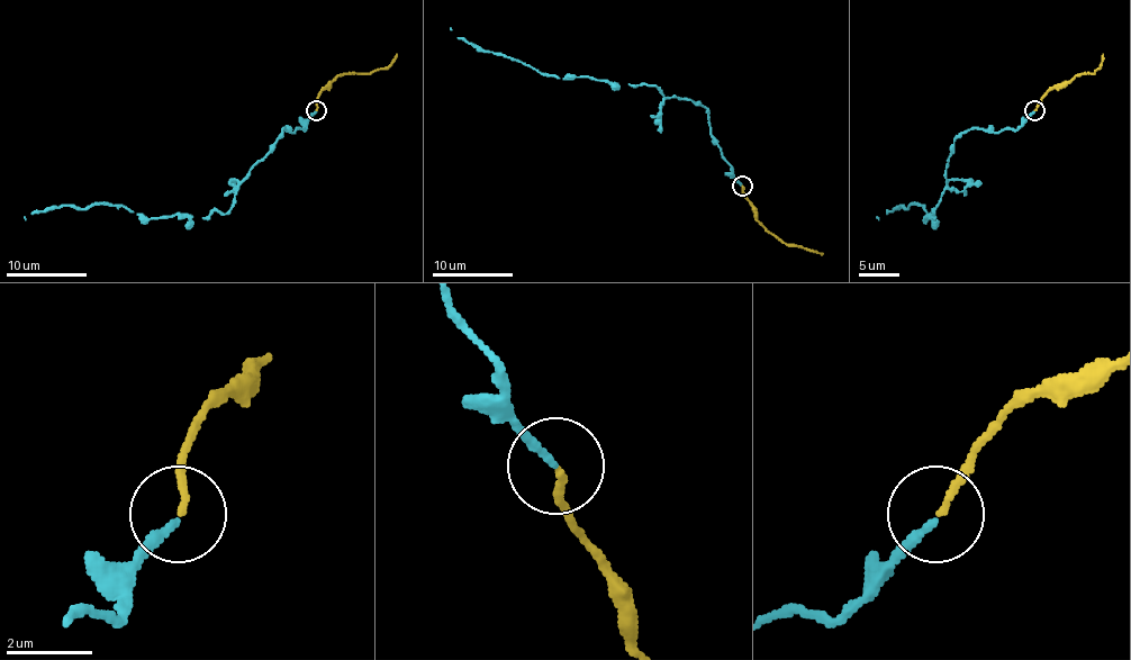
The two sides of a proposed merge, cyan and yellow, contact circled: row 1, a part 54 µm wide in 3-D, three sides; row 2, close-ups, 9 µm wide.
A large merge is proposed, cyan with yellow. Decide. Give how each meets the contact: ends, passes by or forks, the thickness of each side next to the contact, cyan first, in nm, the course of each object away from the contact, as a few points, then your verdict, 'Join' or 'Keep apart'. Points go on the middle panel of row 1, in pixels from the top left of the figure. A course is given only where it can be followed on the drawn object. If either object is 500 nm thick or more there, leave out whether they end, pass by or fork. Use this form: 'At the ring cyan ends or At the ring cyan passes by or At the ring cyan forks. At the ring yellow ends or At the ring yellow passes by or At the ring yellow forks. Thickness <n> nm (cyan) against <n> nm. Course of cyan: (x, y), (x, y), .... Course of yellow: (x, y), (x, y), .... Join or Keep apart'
At the ring cyan ends. At the ring yellow ends. Thickness 180 nm (cyan) against 140 nm. Course of cyan: (741, 186), (712, 134), (709, 111), (689, 99), (643, 83), (542, 75), (476, 50), (450, 27). Course of yellow: (741, 186), (753, 216), (763, 226), (788, 244), (822, 254). Join

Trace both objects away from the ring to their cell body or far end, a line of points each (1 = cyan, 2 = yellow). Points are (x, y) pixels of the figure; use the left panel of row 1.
1: (315, 110), (304, 128), (283, 128), (225, 213), (143, 219), (102, 204), (50, 207), (24, 217)
2: (315, 110), (317, 97), (337, 77), (383, 69), (396, 54)

